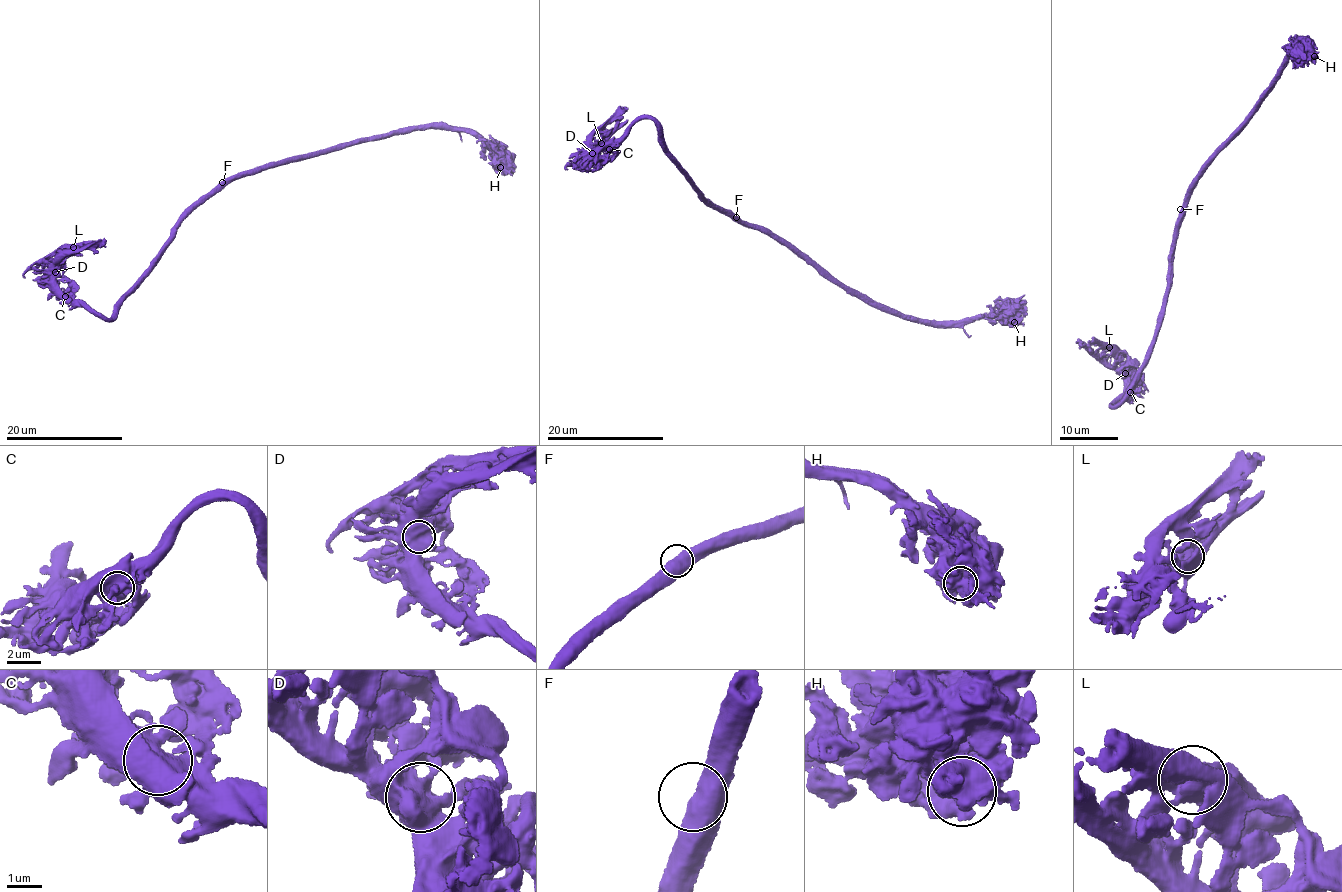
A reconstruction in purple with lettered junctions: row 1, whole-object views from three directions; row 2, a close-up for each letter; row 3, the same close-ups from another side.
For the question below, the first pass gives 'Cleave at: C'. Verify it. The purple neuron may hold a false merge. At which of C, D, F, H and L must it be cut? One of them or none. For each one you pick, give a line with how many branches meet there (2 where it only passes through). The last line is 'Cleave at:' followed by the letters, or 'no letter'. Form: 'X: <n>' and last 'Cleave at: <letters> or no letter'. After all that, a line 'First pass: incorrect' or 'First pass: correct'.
Cleave at: no letter
First pass: incorrect

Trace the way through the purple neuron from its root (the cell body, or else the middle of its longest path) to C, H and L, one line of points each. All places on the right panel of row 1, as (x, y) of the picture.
C: (1185, 211), (1173, 249), (1166, 306), (1150, 358), (1130, 391), (1113, 407), (1130, 392)
H: (1185, 211), (1194, 180), (1253, 112), (1277, 78), (1297, 37), (1300, 49), (1314, 56)
L: (1185, 211), (1150, 358), (1113, 407), (1124, 397), (1125, 383), (1110, 347)

